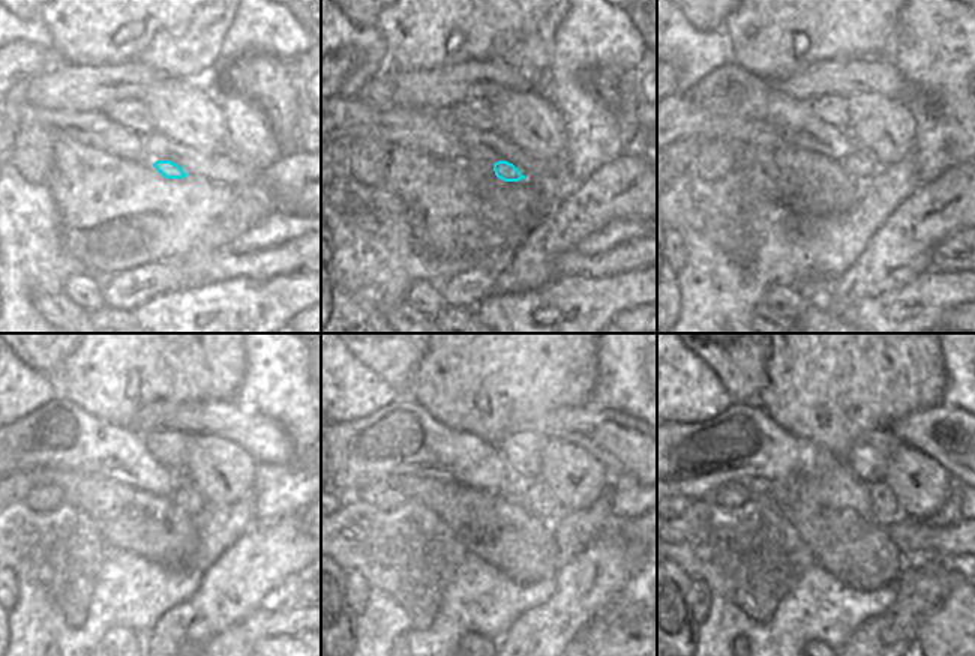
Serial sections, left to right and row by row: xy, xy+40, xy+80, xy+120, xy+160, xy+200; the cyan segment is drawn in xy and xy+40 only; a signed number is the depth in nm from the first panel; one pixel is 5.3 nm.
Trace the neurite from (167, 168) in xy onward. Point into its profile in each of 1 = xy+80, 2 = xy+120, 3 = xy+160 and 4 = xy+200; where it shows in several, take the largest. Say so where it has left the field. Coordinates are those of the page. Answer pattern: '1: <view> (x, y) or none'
1: xy+80 (860, 164)
2: xy+120 (186, 497)
3: xy+160 (539, 500)
4: xy+200 (885, 505)

